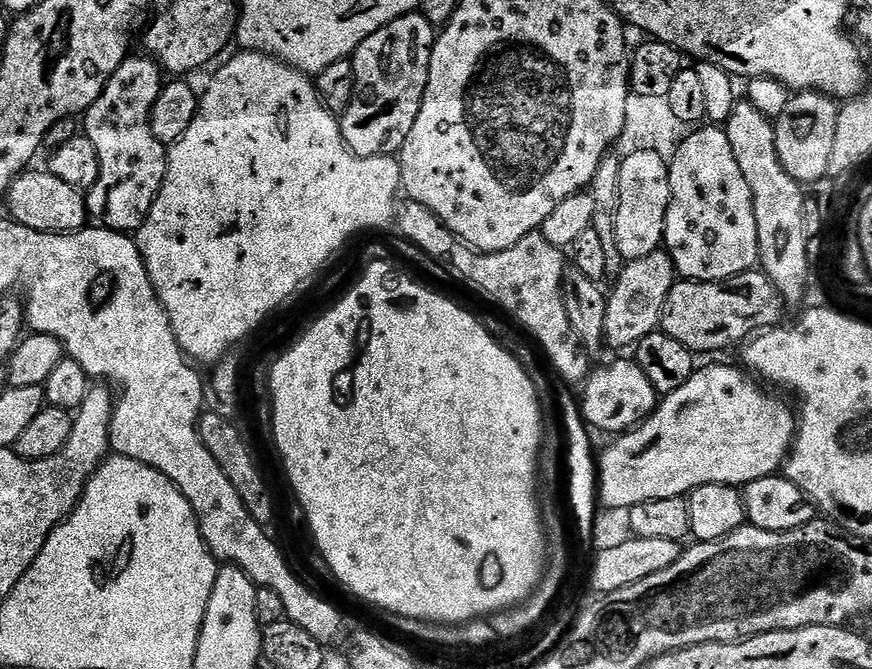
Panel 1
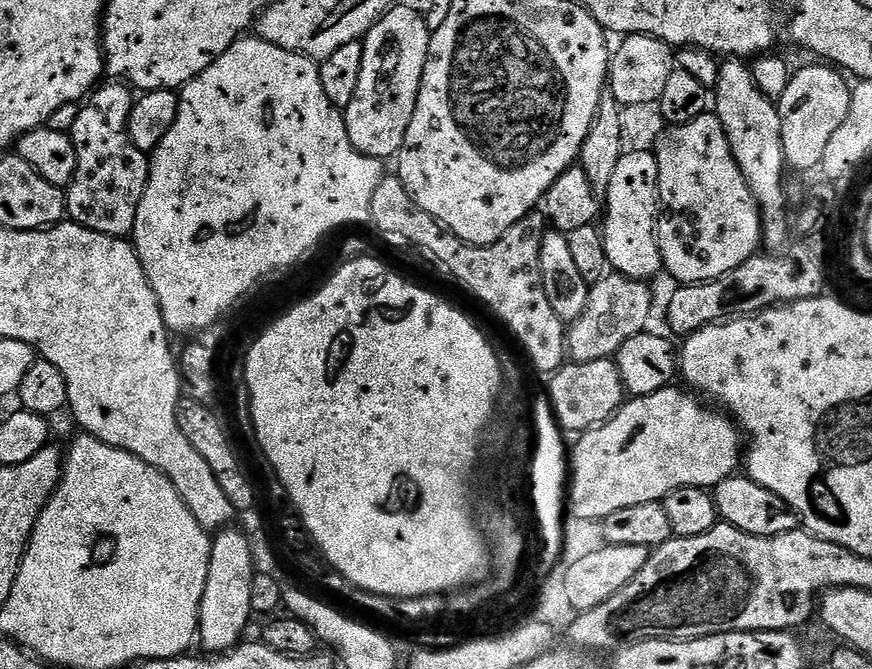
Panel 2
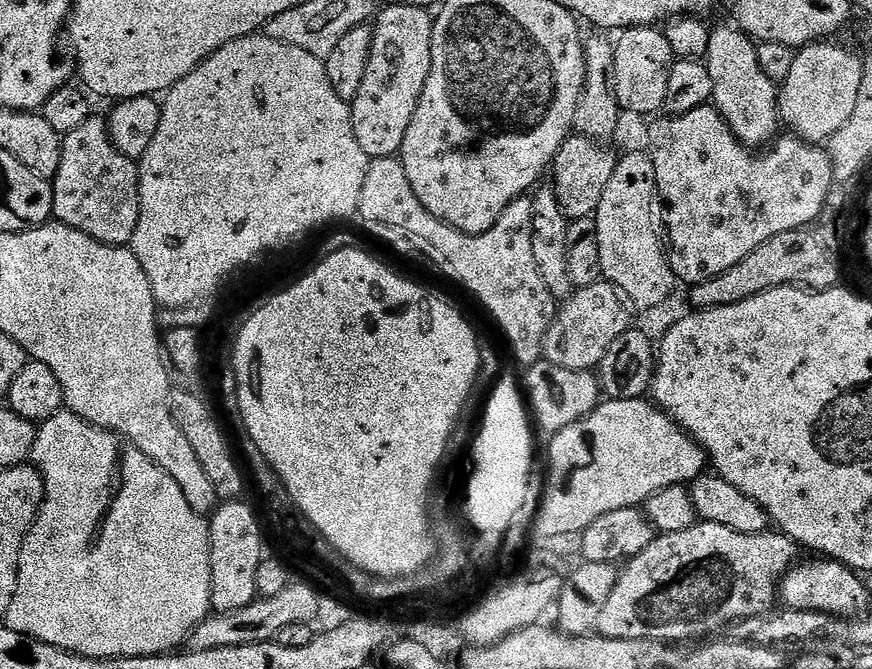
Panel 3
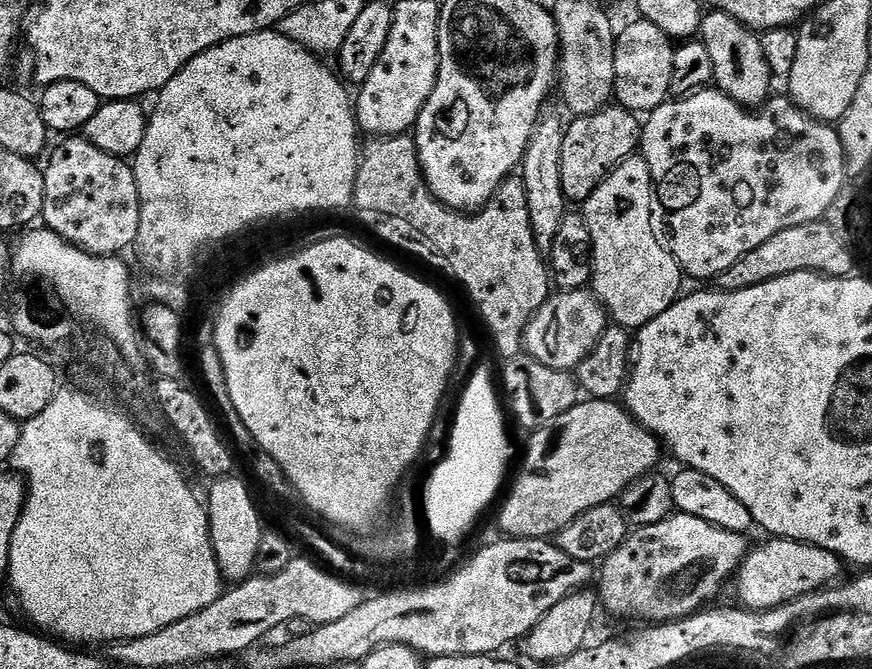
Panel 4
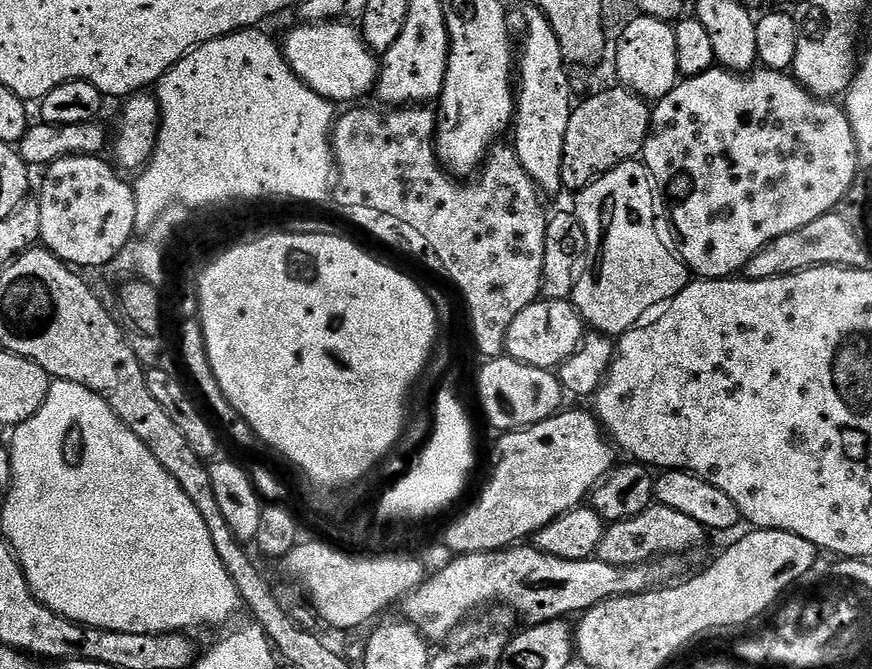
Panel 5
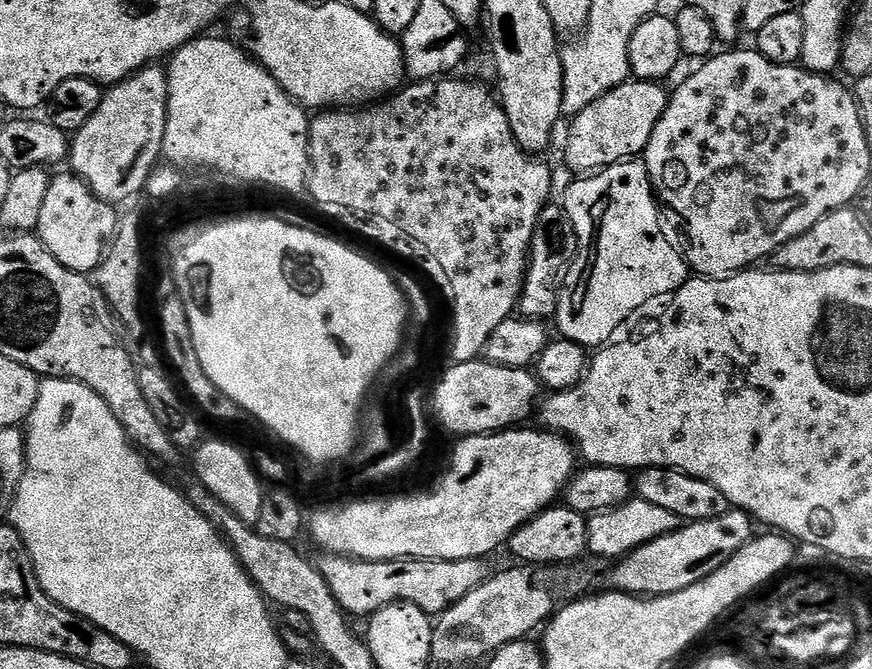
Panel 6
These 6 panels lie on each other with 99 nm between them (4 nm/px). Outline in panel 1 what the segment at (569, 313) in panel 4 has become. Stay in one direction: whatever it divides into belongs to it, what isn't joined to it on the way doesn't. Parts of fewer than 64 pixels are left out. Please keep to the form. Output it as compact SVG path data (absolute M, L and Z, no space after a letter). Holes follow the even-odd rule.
M657 250L646 254L646 258L629 260L625 263L620 275L615 277L616 284L607 293L608 305L606 306L606 326L604 327L604 343L611 348L628 348L640 343L642 338L646 338L650 333L657 331L660 326L660 315L666 306L666 298L670 290L678 283L676 268L672 260L668 257L667 251Z

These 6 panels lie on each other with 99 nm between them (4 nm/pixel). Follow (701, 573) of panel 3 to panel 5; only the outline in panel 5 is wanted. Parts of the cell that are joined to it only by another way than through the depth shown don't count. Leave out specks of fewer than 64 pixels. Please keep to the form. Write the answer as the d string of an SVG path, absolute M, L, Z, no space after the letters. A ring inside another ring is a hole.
M653 503L642 514L629 520L617 520L604 529L604 537L598 546L596 556L604 564L620 564L624 568L631 564L647 564L657 558L675 557L678 552L688 552L703 542L704 529L694 518L678 514L678 510Z

